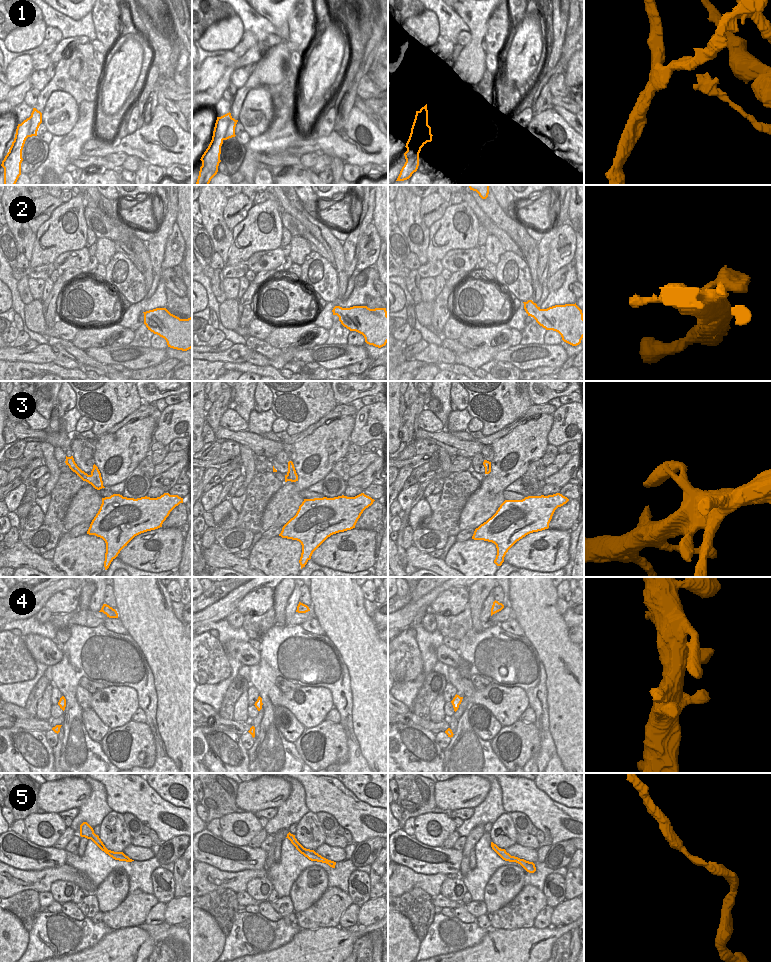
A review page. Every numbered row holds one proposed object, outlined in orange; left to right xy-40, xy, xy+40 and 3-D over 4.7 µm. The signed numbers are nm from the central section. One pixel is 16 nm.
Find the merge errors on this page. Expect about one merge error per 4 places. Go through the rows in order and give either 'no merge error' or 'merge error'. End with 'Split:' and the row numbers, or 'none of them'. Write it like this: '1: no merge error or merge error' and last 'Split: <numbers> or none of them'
1: merge error
2: no merge error
3: no merge error
4: no merge error
5: no merge error
Split: 1

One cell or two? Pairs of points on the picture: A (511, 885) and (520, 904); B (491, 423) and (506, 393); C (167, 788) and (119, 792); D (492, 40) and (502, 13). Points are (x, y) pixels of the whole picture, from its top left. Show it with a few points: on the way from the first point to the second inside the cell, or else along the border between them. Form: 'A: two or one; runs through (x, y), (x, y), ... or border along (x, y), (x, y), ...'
A: two; border along (524, 886), (511, 900), (497, 910)
B: one; runs through (500, 419), (503, 415), (503, 402)
C: two; border along (147, 783), (172, 804)
D: one; runs through (498, 33), (499, 20)

